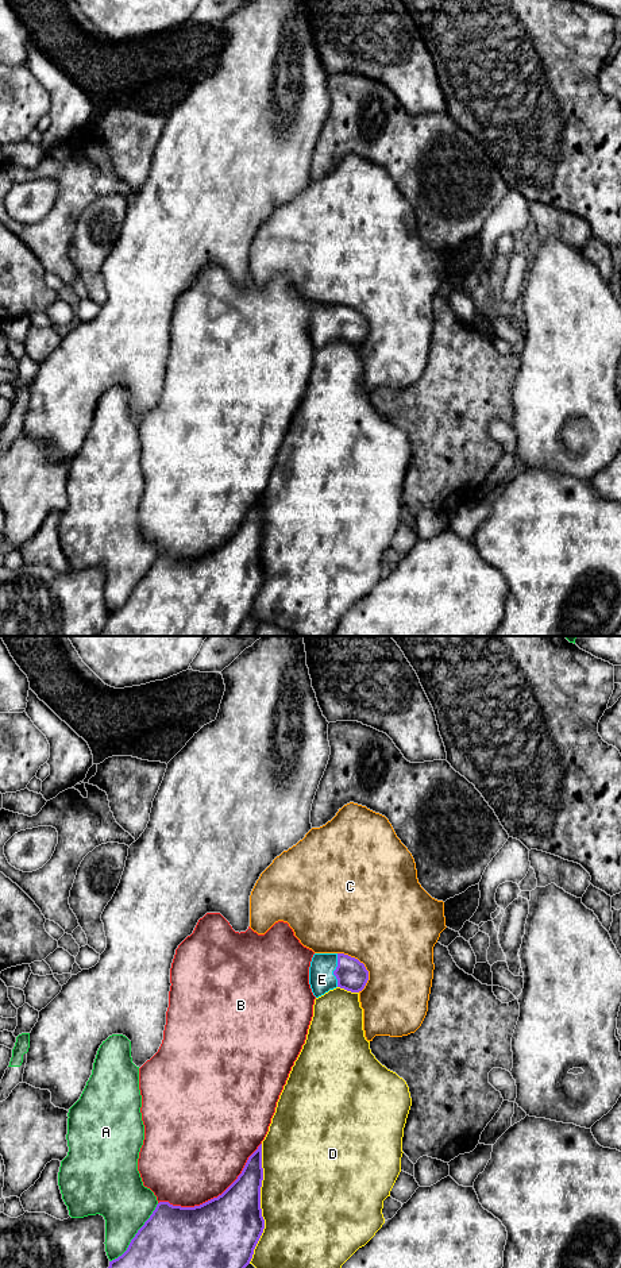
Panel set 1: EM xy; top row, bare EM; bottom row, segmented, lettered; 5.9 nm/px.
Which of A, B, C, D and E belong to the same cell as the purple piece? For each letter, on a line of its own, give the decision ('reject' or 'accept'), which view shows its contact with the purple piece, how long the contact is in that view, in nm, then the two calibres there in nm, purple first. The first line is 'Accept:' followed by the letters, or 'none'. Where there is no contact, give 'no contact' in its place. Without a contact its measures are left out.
Accept: E
A: reject; contact in xy; length 460 nm; calibres 500 and 300 nm
B: reject; contact in xy; length 700 nm; calibres 460 and 480 nm
C: reject; contact in xy; length 280 nm; calibres 180 and 480 nm
D: reject; contact in xy; length 700 nm; calibres 400 and 500 nm
E: accept; contact in xy; length 200 nm; calibres 180 and 160 nm

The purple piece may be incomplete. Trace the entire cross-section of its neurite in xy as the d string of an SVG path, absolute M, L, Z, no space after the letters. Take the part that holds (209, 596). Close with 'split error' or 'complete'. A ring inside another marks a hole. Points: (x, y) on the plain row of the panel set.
M261 496L238 531L217 550L194 559L159 554L127 602L109 613L97 636L235 636L250 616L265 581L261 560L262 532Z; complete

